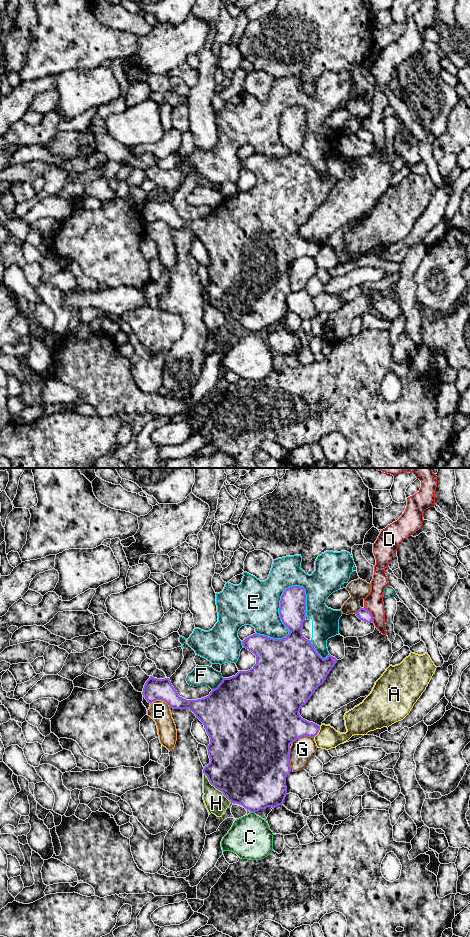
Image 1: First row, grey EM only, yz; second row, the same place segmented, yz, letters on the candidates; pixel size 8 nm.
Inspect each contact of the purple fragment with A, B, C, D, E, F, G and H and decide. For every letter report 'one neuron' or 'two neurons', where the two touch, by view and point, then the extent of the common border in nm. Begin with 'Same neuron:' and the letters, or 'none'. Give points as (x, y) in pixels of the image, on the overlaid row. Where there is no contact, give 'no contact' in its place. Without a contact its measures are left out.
Same neuron: none
A: two neurons | yz (317, 732) | 110 nm
B: two neurons | yz (160, 699) | 170 nm
C: two neurons | yz (252, 811) | 40 nm
D: two neurons | yz (371, 614) | 140 nm
E: two neurons | yz (280, 617) | 550 nm
F: two neurons | yz (218, 685) | 130 nm
G: two neurons | yz (289, 759) | 180 nm
H: two neurons | yz (215, 787) | 340 nm

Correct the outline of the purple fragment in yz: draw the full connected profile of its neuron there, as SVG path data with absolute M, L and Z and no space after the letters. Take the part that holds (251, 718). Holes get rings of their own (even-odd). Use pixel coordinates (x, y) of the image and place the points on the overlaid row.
M292 586L283 592L279 614L283 624L289 629L289 634L282 639L273 639L256 633L245 638L242 645L256 656L256 664L248 671L239 671L235 676L223 678L208 696L197 700L186 700L178 695L169 678L157 679L153 676L146 681L142 692L150 704L162 700L170 708L189 709L195 714L203 723L210 738L210 744L207 746L210 763L204 767L203 773L210 784L221 791L231 803L242 805L254 813L284 803L287 795L286 777L291 772L290 744L304 736L314 738L320 730L319 725L300 716L300 709L324 683L338 661L330 654L323 659L310 640L302 634L306 617L306 594L303 587Z

